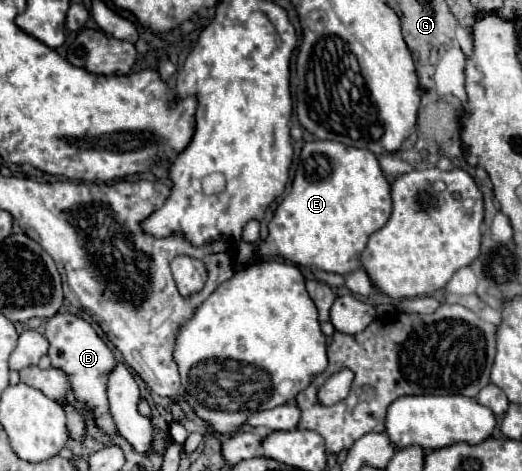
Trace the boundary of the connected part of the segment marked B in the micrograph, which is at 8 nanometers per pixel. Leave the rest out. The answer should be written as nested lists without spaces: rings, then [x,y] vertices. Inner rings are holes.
[[[58,312],[54,318],[50,318],[46,322],[44,336],[50,342],[48,356],[52,360],[52,366],[62,368],[68,374],[68,380],[72,384],[72,390],[74,390],[76,398],[86,402],[86,406],[90,406],[94,410],[96,424],[104,432],[114,434],[116,426],[114,426],[114,420],[110,418],[108,398],[106,398],[108,372],[112,372],[112,368],[116,366],[112,350],[104,344],[104,340],[96,334],[96,330],[84,318],[78,318],[70,312]]]

